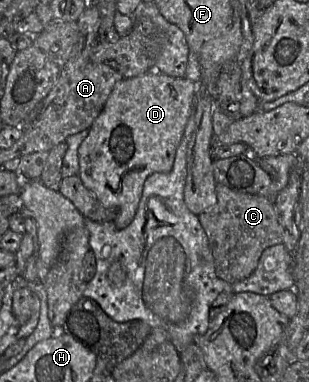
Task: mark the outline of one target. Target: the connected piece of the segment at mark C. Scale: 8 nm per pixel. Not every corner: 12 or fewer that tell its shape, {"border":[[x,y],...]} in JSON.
{"border":[[216,184],[199,214],[216,276],[233,285],[283,244],[272,199]]}

